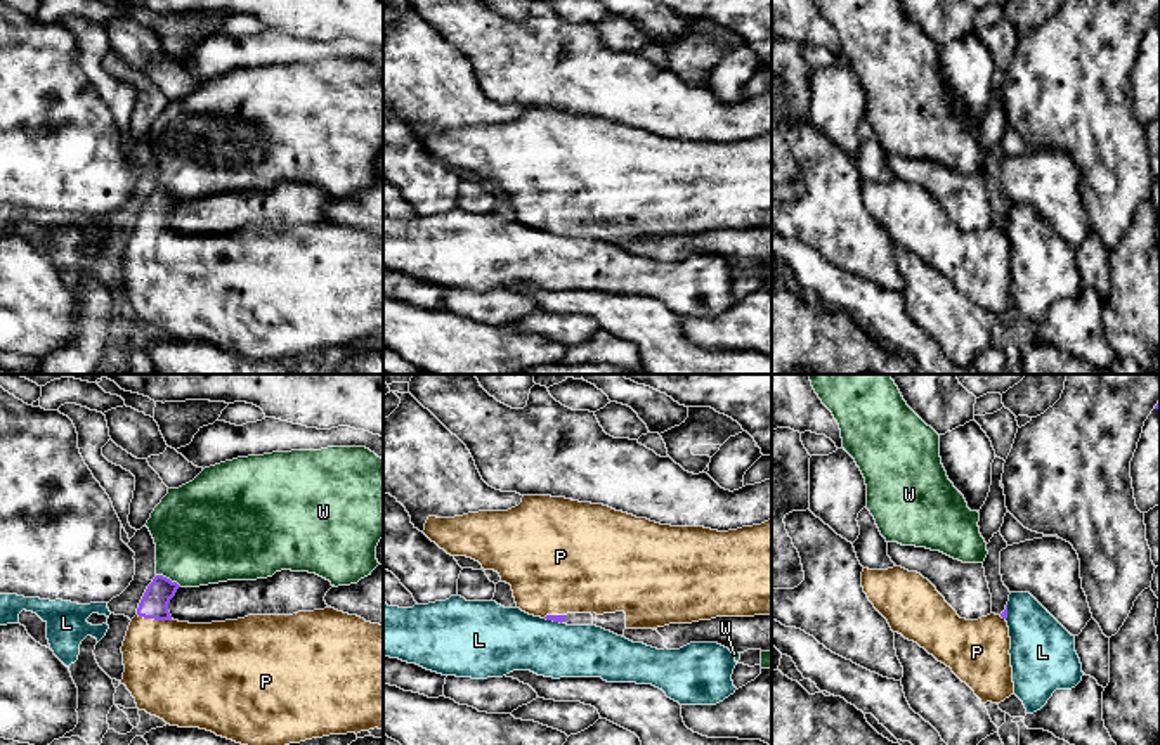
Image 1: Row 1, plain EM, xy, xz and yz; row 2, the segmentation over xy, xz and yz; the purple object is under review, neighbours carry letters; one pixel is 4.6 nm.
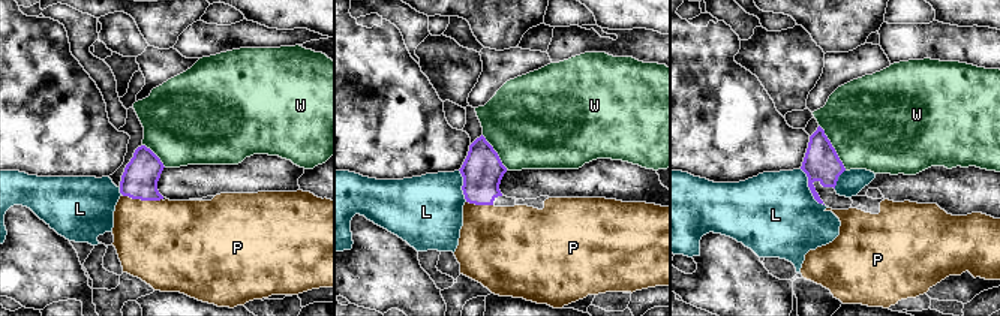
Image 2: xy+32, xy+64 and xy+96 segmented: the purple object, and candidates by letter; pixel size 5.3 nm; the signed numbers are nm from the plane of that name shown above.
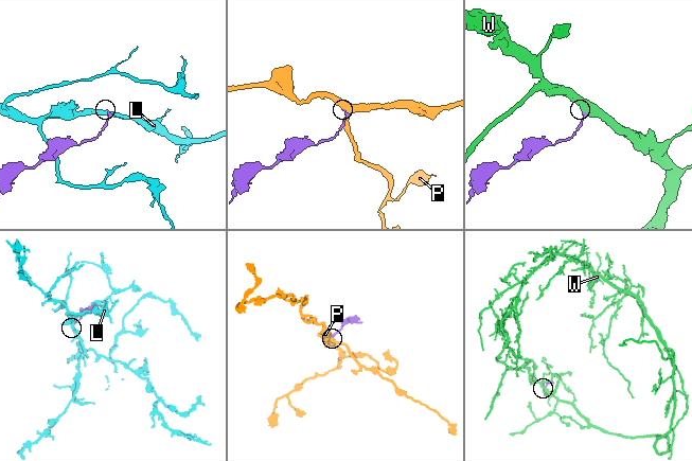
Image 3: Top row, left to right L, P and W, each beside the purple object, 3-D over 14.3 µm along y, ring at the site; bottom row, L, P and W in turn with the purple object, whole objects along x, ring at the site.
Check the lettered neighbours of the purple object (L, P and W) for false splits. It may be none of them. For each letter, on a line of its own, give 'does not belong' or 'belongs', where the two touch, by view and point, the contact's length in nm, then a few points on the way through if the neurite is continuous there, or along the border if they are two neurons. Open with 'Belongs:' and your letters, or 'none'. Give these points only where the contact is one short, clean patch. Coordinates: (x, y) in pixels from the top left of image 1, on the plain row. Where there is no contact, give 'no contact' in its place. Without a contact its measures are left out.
Belongs: P
L: does not belong; meets purple in xz at (553, 233); contact 90 nm long; border along xz (545, 229), (560, 236)
P: belongs; meets purple in xy at (155, 231); contact 170 nm long; runs through xy (155, 213), (155, 231), (155, 257), (174, 281)
W: does not belong; meets purple in xy at (169, 191); contact 130 nm long

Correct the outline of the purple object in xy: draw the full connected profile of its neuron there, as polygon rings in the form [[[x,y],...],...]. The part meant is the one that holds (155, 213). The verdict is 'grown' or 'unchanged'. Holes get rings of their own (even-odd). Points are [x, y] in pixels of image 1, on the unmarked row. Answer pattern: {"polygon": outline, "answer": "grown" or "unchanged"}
{"polygon": [[[163,187],[153,191],[121,258],[121,296],[139,322],[253,360],[383,341],[383,237],[331,218],[212,236],[179,234],[168,224],[179,199]]], "answer": "grown"}

